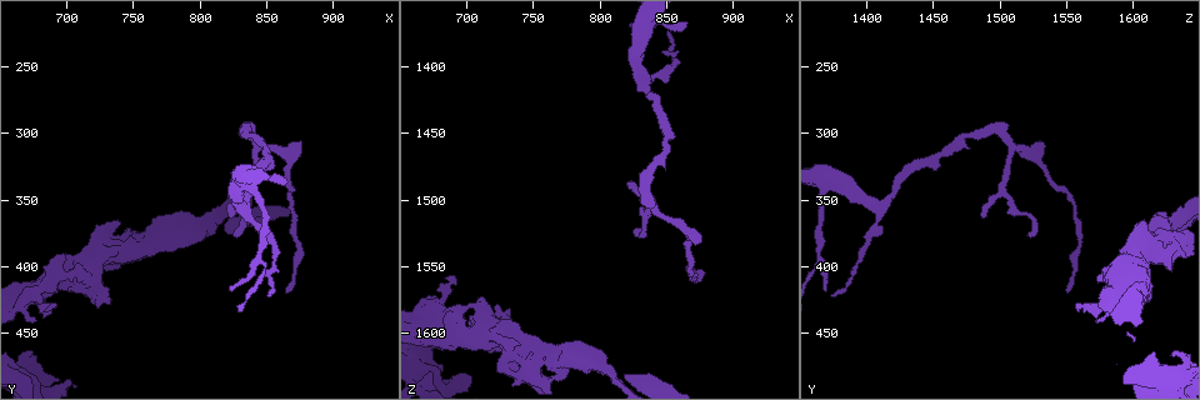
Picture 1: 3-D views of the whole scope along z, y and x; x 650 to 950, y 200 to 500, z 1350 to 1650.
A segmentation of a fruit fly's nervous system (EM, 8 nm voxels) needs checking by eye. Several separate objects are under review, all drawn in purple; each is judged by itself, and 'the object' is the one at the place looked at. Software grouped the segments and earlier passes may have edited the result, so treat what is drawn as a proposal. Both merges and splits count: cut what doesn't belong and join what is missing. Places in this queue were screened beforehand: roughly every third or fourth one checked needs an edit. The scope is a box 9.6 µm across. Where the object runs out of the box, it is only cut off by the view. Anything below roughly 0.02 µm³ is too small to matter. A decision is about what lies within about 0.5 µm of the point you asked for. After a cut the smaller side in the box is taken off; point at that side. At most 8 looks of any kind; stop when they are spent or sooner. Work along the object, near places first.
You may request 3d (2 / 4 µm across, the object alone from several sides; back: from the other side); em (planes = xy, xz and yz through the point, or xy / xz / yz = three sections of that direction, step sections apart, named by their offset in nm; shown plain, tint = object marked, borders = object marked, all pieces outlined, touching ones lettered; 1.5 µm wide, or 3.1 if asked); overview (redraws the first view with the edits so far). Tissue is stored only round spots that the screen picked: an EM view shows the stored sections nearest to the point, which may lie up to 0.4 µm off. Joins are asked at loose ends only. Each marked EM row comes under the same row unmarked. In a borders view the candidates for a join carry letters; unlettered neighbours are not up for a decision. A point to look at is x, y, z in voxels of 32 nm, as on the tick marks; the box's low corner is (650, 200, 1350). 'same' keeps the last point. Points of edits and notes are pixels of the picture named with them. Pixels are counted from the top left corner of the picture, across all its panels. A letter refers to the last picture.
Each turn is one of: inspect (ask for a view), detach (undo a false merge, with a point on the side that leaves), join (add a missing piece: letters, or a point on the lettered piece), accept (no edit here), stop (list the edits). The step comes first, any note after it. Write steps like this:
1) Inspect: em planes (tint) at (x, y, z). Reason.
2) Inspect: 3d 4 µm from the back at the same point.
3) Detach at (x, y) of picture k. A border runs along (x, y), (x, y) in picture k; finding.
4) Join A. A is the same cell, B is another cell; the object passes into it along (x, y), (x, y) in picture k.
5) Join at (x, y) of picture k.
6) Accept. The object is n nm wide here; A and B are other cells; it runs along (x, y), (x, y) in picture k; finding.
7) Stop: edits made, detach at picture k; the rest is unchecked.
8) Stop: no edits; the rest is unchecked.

Inspect: em yz step 4 (borders) at (812, 368, 1632). Thick turns thin.

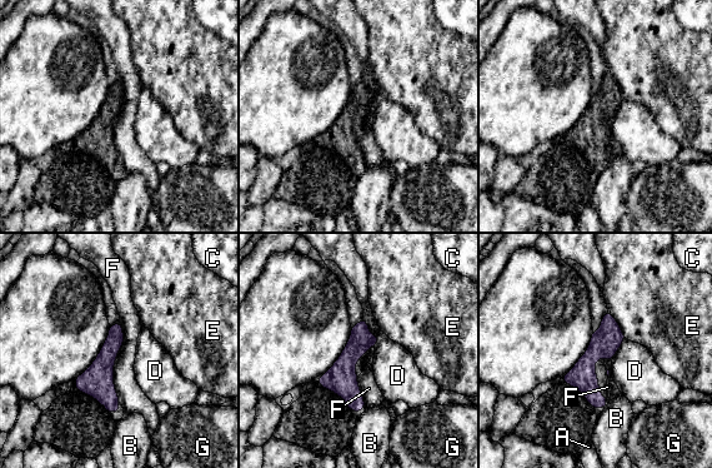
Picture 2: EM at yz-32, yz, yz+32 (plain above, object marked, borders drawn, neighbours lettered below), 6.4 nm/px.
Inspect: em planes (borders) at the same point. Cut it another way.

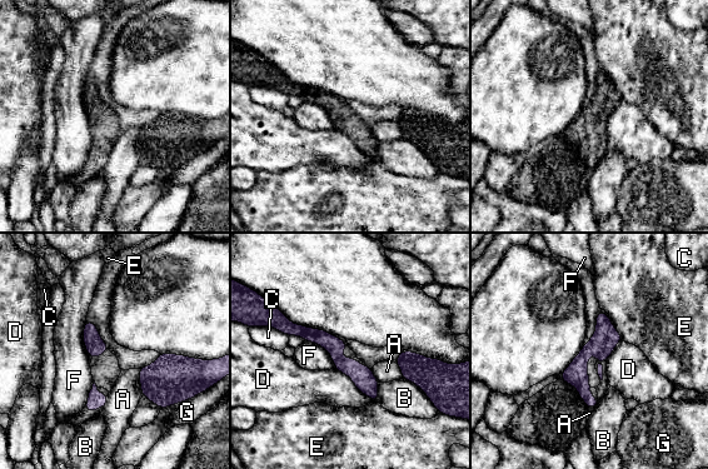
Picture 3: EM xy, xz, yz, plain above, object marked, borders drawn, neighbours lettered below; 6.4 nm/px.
Accept. The object is 100 nm wide here; A, B, C, D, E, F and G are other cells; a border runs along (394, 360), (403, 377) in picture 3; all the same neuron.

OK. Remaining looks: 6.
Inspect: em planes (borders) at (824, 364, 1486). An open end.

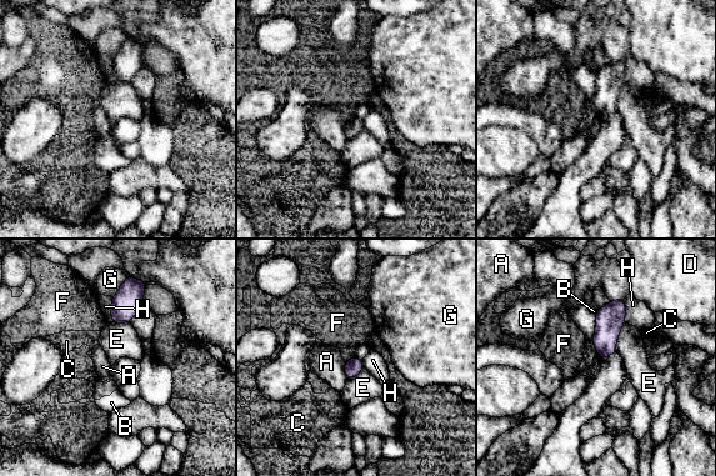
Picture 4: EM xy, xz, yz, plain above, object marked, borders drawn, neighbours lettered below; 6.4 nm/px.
Accept. A, B, C, D, E, F, G and H are other cells; a border runs along (625, 322), (619, 334), (615, 351) in picture 4; no lettered piece goes on from it.

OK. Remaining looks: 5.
Inspect: em planes (borders) at (724, 428, 1580). Free end.

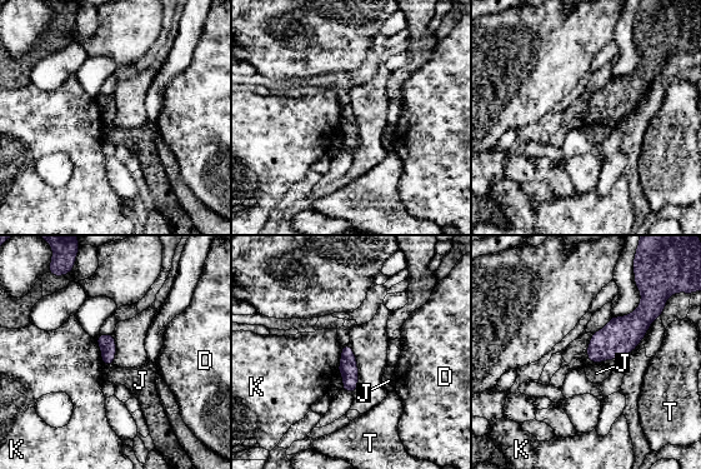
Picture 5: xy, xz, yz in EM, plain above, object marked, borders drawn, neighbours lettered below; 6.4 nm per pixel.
Accept. D, J, K and T are other cells; a border runs along (95, 338), (104, 364) in picture 5; none of them fits.

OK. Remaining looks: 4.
Stop: no edits; the rest is unchecked.

